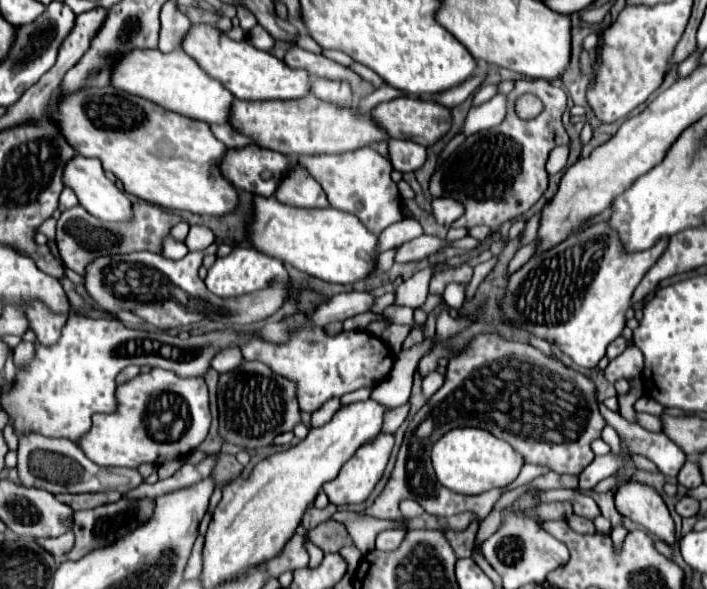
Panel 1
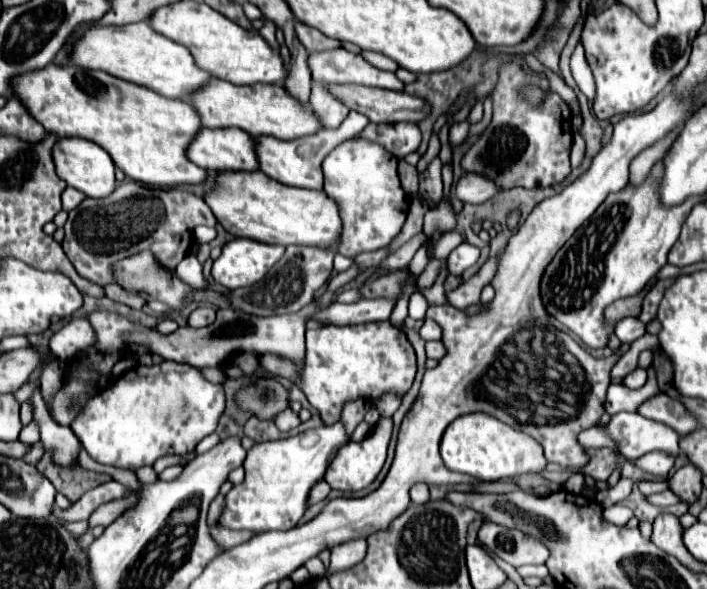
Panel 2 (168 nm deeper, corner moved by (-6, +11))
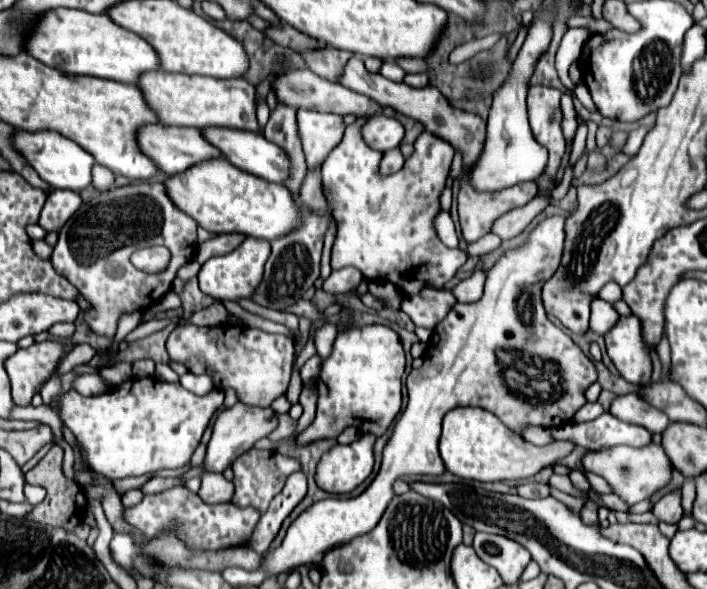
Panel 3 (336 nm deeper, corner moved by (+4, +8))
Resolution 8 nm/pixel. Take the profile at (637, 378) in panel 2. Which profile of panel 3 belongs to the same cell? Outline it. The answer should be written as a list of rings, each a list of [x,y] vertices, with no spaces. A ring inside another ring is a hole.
[[[620,318],[604,338],[608,356],[612,358],[620,376],[630,384],[646,386],[652,374],[652,362],[648,348],[642,344],[638,318]]]

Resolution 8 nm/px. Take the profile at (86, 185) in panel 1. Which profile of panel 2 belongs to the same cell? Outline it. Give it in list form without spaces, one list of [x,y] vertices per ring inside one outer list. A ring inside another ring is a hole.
[[[76,137],[58,139],[56,149],[52,149],[52,159],[56,165],[56,173],[60,173],[60,179],[66,181],[70,187],[76,187],[82,193],[86,193],[86,197],[96,197],[96,199],[108,197],[116,187],[114,161],[100,145],[96,145],[88,139],[76,139]]]

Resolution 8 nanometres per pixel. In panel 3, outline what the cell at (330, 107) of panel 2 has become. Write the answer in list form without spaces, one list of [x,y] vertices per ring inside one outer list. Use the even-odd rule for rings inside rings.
[[[298,110],[298,128],[306,154],[308,168],[322,164],[330,150],[340,144],[344,136],[344,122],[338,114],[322,114],[316,110]]]

